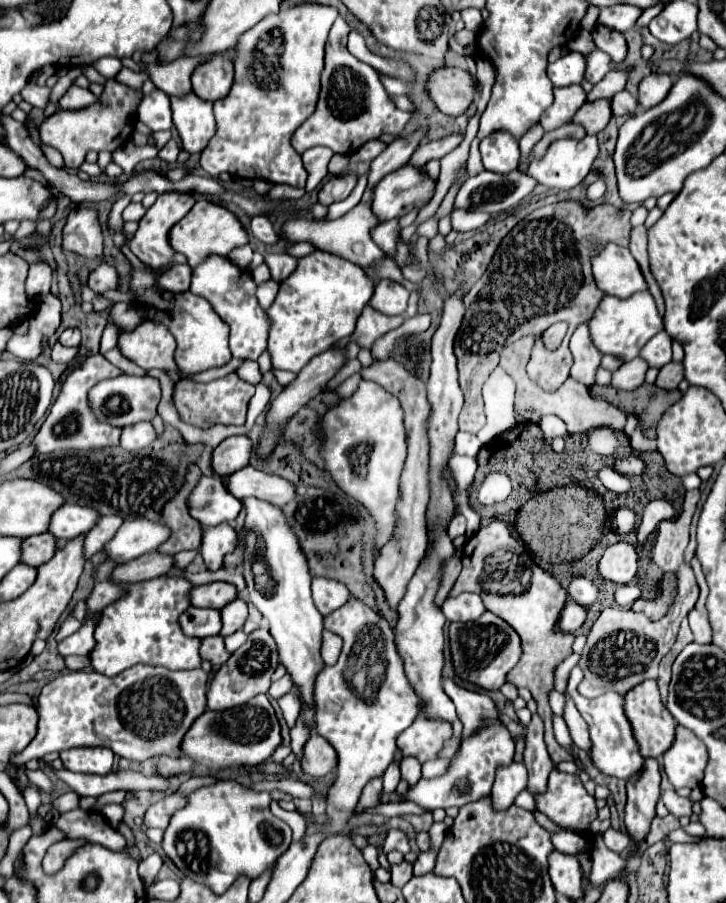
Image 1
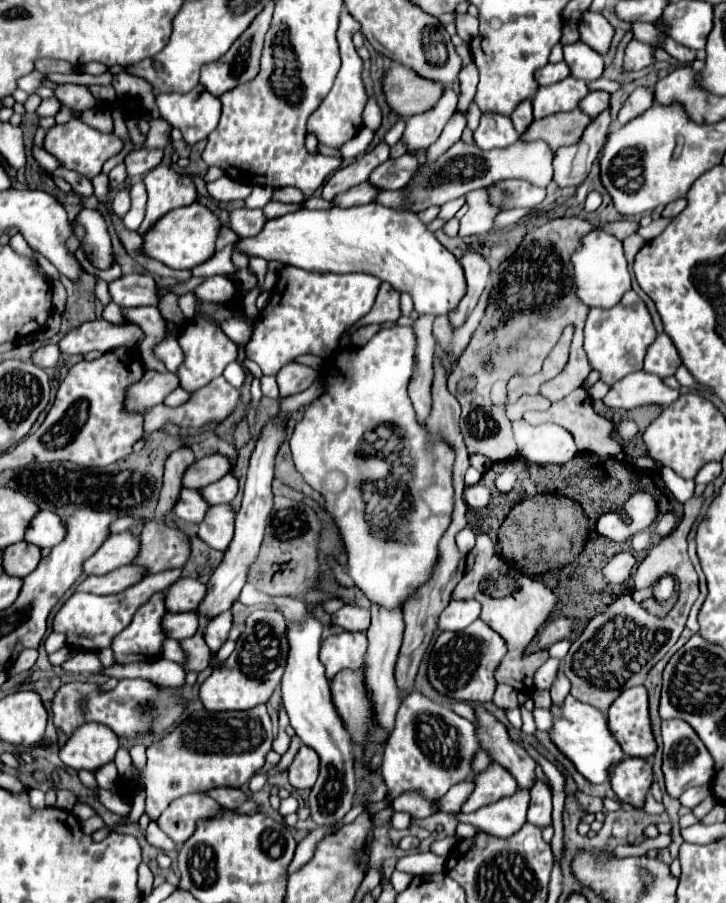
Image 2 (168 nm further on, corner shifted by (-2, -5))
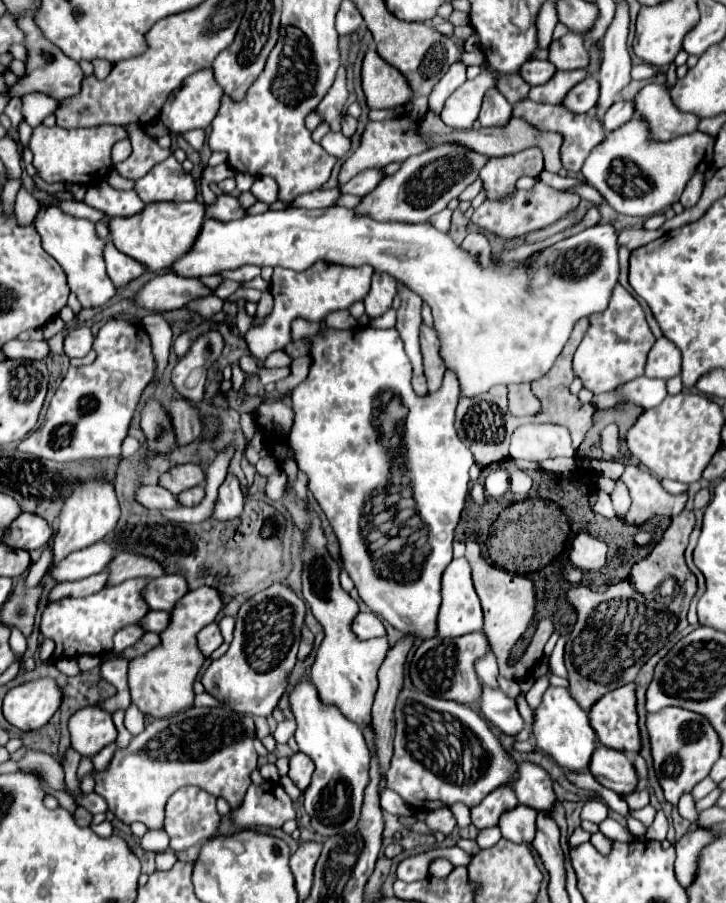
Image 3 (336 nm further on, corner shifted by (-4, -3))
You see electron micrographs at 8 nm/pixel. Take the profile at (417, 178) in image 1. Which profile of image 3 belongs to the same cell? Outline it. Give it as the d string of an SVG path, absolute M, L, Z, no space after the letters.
M339 188L315 190L315 192L309 192L309 194L297 196L291 202L291 206L293 208L329 208L329 206L335 206L339 198L343 198L343 192L339 192Z

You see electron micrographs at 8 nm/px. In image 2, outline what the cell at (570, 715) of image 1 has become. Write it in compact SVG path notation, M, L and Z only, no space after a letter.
M559 670L557 676L555 676L555 680L553 680L553 686L551 686L551 698L553 698L555 704L561 704L567 694L569 694L569 680L567 680L567 676Z

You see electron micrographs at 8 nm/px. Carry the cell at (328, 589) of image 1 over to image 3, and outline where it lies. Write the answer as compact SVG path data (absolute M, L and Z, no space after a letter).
M359 612L355 616L355 620L351 622L351 630L355 632L355 636L359 640L369 640L375 636L385 636L385 628L379 620L379 616L375 616L373 612Z

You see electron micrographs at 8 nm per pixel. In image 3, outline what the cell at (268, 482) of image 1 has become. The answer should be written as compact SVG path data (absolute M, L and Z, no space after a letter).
M203 486L189 488L187 492L181 492L177 498L179 498L181 506L197 506L205 498L205 488Z

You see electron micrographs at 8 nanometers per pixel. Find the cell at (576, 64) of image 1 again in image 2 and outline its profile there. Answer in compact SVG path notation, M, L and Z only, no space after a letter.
M559 62L559 64L547 64L543 68L539 68L535 72L535 80L539 86L549 86L549 84L555 84L559 82L561 78L567 78L569 76L569 68L565 66L565 62Z

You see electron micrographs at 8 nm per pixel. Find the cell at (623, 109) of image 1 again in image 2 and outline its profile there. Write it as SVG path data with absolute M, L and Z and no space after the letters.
M593 90L593 92L589 92L581 102L579 102L579 110L581 112L585 112L587 116L591 116L591 118L595 118L601 110L605 110L605 108L609 108L609 94L605 92L605 90Z

